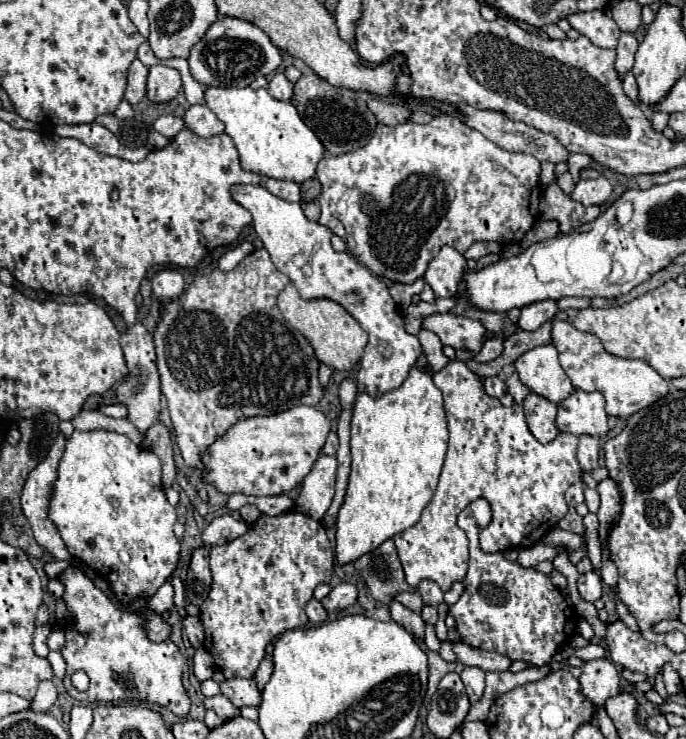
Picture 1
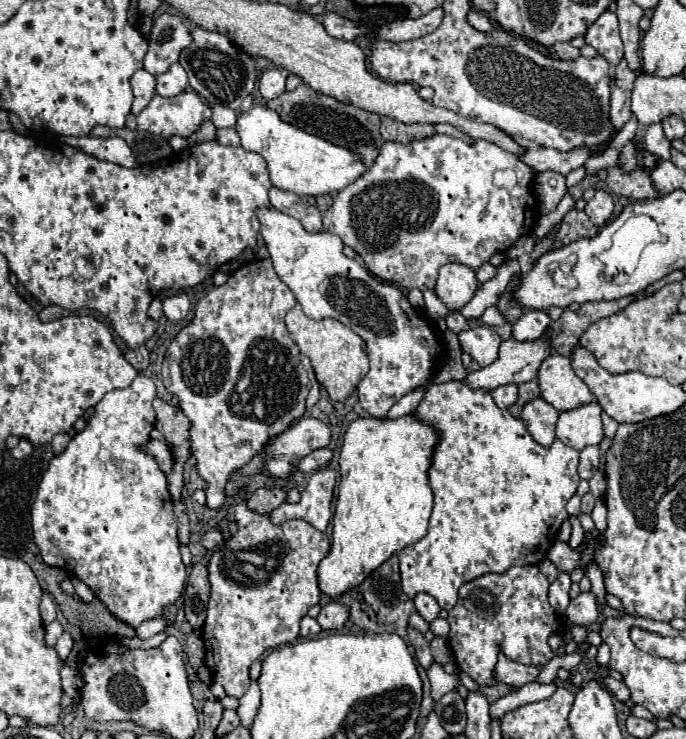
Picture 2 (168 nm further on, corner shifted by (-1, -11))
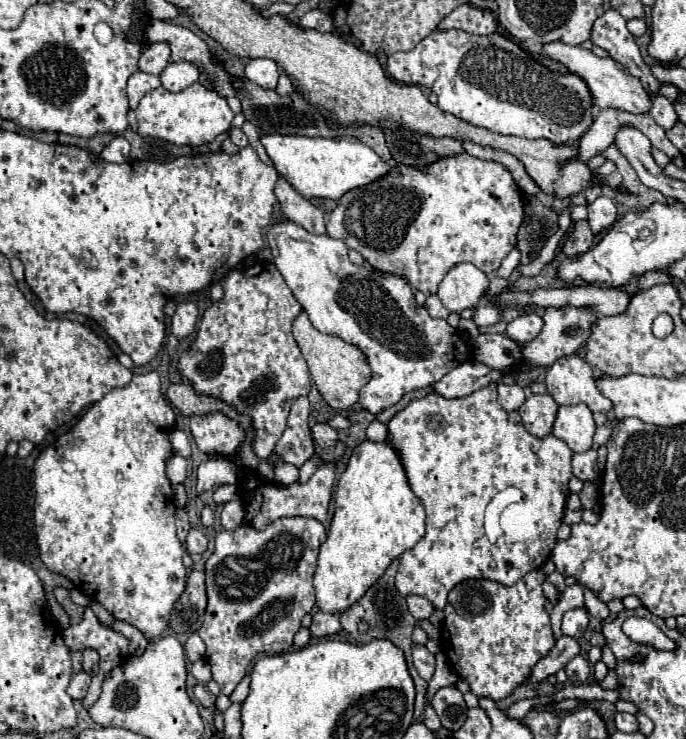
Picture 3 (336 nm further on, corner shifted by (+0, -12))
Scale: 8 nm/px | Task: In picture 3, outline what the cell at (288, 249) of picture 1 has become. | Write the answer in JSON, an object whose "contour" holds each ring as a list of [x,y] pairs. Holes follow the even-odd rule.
{"contour":[[[279,222],[269,228],[267,242],[273,252],[277,270],[285,278],[285,282],[291,288],[297,302],[309,314],[309,320],[313,322],[313,326],[319,332],[337,336],[337,338],[345,340],[347,344],[357,346],[367,356],[373,376],[361,388],[359,402],[371,414],[377,416],[385,408],[397,404],[403,394],[435,384],[451,368],[473,358],[473,354],[469,354],[471,346],[467,344],[465,336],[457,328],[451,328],[447,324],[447,320],[431,318],[429,312],[425,310],[425,306],[419,308],[419,304],[415,302],[413,290],[405,278],[379,272],[371,264],[365,264],[365,266],[351,264],[347,258],[347,246],[343,240],[331,238],[327,234],[323,234],[323,236],[311,234],[305,228],[297,226],[295,222]]]}

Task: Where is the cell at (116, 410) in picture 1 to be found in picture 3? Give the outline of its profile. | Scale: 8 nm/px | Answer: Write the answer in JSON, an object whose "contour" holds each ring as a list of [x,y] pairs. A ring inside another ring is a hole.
{"contour":[[[149,372],[143,376],[133,376],[131,382],[123,388],[113,388],[107,396],[103,396],[99,402],[95,402],[83,418],[77,422],[73,430],[67,434],[59,436],[51,446],[47,446],[37,462],[35,462],[35,532],[37,532],[37,544],[39,544],[39,556],[45,562],[45,566],[51,572],[57,572],[65,578],[69,578],[77,590],[81,590],[85,596],[91,600],[97,600],[107,612],[111,612],[117,620],[129,622],[137,626],[149,640],[159,638],[163,630],[169,624],[169,614],[177,598],[181,596],[185,582],[187,582],[187,570],[183,566],[183,554],[185,548],[181,546],[177,534],[175,534],[175,504],[173,504],[173,488],[171,482],[165,474],[165,464],[173,456],[173,448],[169,444],[169,434],[171,428],[175,428],[175,412],[173,408],[165,402],[161,394],[161,380],[157,372]]]}

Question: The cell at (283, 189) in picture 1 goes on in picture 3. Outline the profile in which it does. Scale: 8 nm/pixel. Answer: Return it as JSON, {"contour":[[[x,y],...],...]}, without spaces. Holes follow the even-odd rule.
{"contour":[[[285,178],[277,180],[275,194],[281,202],[283,214],[291,222],[303,226],[311,234],[325,234],[325,214],[317,206],[313,206],[309,200],[305,200],[299,192],[295,192]]]}

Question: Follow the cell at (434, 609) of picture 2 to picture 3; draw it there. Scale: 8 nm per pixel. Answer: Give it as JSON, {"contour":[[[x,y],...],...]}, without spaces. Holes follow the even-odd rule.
{"contour":[[[409,596],[407,598],[407,606],[409,606],[409,612],[417,618],[417,620],[425,620],[433,614],[433,606],[427,598],[423,596]]]}

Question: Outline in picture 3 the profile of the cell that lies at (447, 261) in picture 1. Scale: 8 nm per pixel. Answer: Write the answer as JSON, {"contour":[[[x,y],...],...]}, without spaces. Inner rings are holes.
{"contour":[[[459,264],[459,266],[451,268],[451,270],[445,274],[443,282],[439,284],[437,296],[441,298],[443,306],[445,306],[449,312],[463,312],[465,308],[475,308],[475,306],[481,302],[481,298],[483,298],[483,294],[487,292],[487,288],[489,288],[489,278],[485,276],[485,272],[481,272],[481,270],[479,270],[477,266],[473,266],[473,264]]]}

